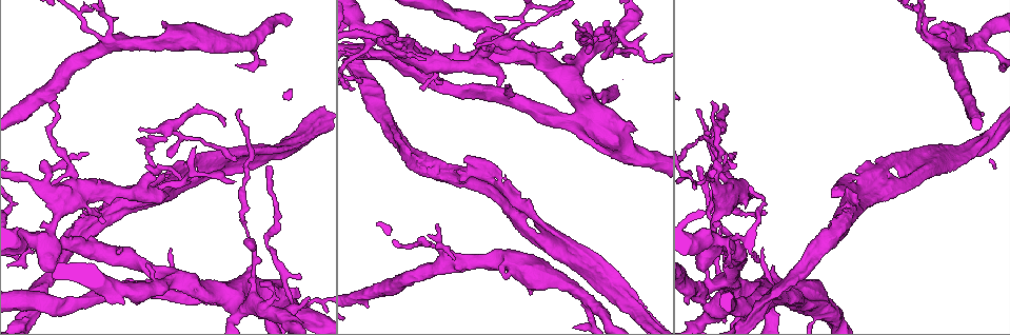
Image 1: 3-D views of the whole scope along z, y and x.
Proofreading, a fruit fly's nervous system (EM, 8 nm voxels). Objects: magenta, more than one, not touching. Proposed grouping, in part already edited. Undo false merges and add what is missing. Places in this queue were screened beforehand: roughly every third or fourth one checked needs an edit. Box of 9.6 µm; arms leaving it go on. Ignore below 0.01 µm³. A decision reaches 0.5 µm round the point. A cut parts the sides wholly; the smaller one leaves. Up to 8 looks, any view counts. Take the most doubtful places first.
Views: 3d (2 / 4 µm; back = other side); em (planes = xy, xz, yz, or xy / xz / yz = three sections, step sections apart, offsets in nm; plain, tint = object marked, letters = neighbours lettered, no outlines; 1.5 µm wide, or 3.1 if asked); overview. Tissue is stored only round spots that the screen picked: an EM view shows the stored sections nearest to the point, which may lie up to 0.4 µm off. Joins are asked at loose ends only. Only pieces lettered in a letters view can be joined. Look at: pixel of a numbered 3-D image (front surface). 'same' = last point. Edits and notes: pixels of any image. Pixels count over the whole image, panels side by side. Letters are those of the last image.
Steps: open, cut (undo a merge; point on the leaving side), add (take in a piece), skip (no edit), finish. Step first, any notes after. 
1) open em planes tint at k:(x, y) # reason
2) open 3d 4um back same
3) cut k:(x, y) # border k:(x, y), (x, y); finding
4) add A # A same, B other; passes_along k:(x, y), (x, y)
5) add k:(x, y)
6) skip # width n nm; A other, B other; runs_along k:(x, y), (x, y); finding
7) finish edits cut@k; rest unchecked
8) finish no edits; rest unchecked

open 3d 4um at 1:(867, 184)

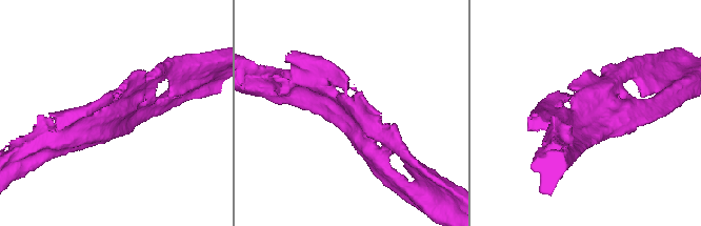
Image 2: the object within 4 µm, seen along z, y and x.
open em xy step 8 letters at 2:(114, 106)

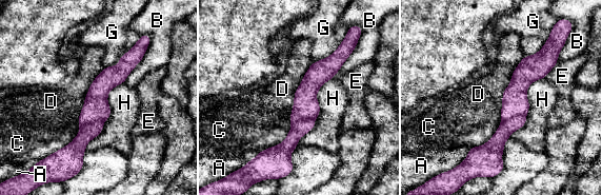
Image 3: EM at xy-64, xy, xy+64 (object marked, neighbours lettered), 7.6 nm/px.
cut 3:(515, 103) # longest_contact H 600 nm; A other, B other, C other, D other, E other, G other, H other; border 3:(525, 114), (502, 121); a second neuron is stuck on

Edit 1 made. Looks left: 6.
open em planes tint at 1:(717, 187) # thick turns thin

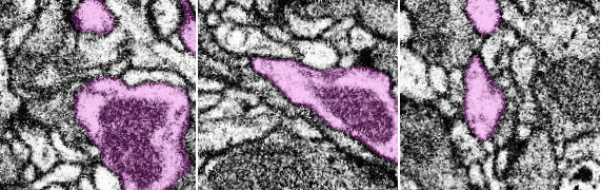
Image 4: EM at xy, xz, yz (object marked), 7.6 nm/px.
open em planes letters same

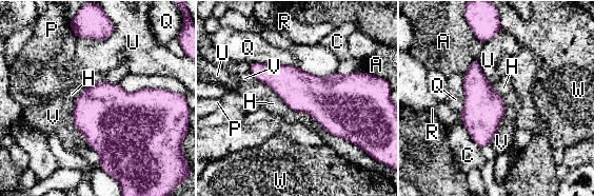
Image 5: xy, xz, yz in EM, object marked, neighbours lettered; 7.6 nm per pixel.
skip # A other, C other, H other, P other, Q other, R other, U other, V other, W other; border 5:(250, 63), (292, 64), (297, 66); continuous, no second neuron

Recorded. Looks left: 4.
open 3d 4um at 1:(647, 60) # thick turns thin

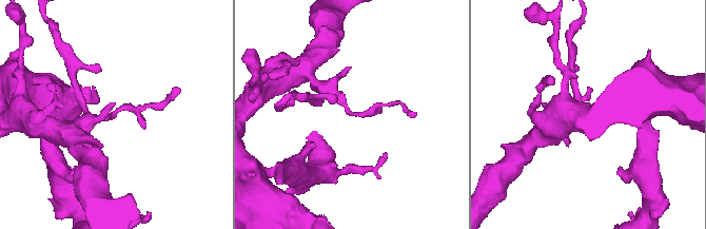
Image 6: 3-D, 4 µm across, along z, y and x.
open em 3.1um yz step 16 tint at 6:(356, 115)

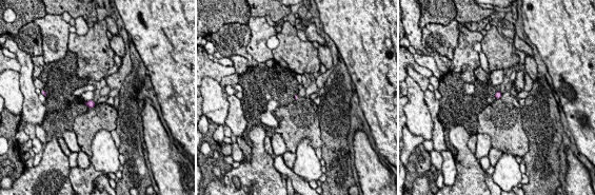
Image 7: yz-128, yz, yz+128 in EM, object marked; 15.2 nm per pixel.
open em 3.1um planes letters same # cut it another way

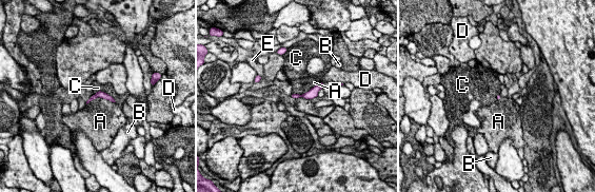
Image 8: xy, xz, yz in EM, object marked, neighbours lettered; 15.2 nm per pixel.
skip # A other, B other, C other, D other, E other; runs_along 8:(92, 98), (103, 95), (113, 100); one neuron here

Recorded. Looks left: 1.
finish edits cut@3; rest unchecked

